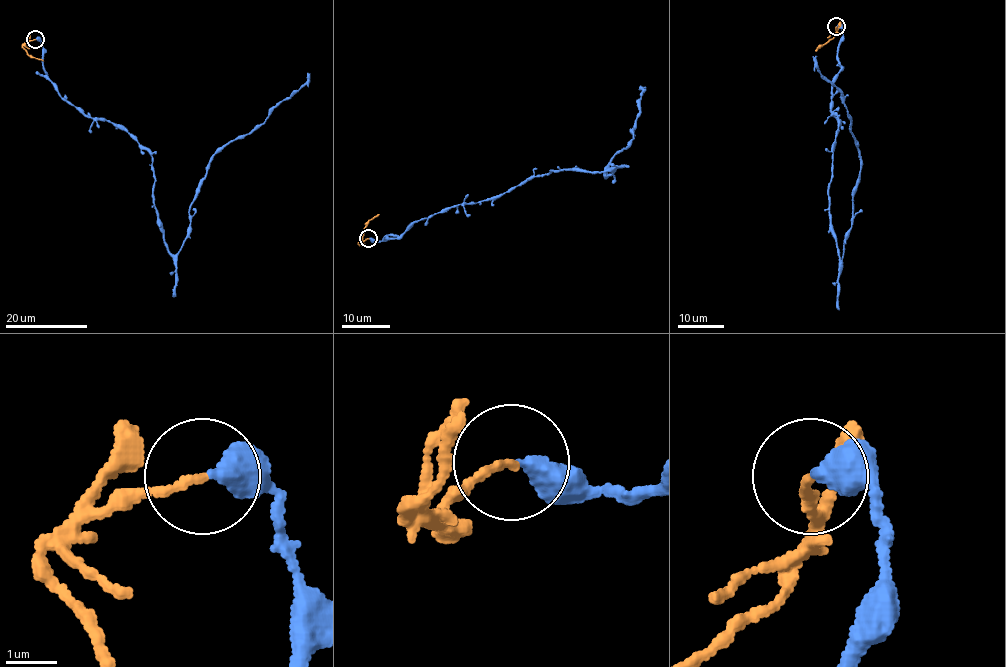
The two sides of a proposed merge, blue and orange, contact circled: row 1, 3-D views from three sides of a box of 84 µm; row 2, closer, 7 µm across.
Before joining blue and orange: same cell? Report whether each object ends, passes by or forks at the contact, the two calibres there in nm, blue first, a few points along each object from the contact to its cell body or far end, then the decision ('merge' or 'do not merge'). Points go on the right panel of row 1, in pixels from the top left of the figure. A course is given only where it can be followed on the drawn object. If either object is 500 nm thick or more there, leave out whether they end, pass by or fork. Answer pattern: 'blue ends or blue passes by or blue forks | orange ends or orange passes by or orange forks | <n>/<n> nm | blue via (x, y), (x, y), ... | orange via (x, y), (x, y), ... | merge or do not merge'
blue ends | orange ends | 400/150 nm | blue via (837, 26), (841, 70), (830, 109), (841, 121), (828, 201), (841, 263), (859, 151), (843, 100), (812, 56) | orange via (836, 26), (834, 36), (815, 51) | do not merge

